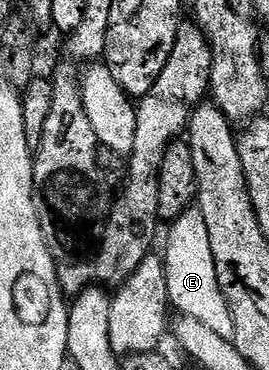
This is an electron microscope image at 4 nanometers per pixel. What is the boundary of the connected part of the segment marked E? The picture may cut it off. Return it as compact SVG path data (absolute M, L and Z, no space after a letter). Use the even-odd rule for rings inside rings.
M198 209L186 211L171 224L171 236L167 239L167 298L179 315L188 315L213 329L217 337L234 340L233 313L225 301L217 281L217 269L213 265L213 249L209 245L209 229L205 229L205 217Z

